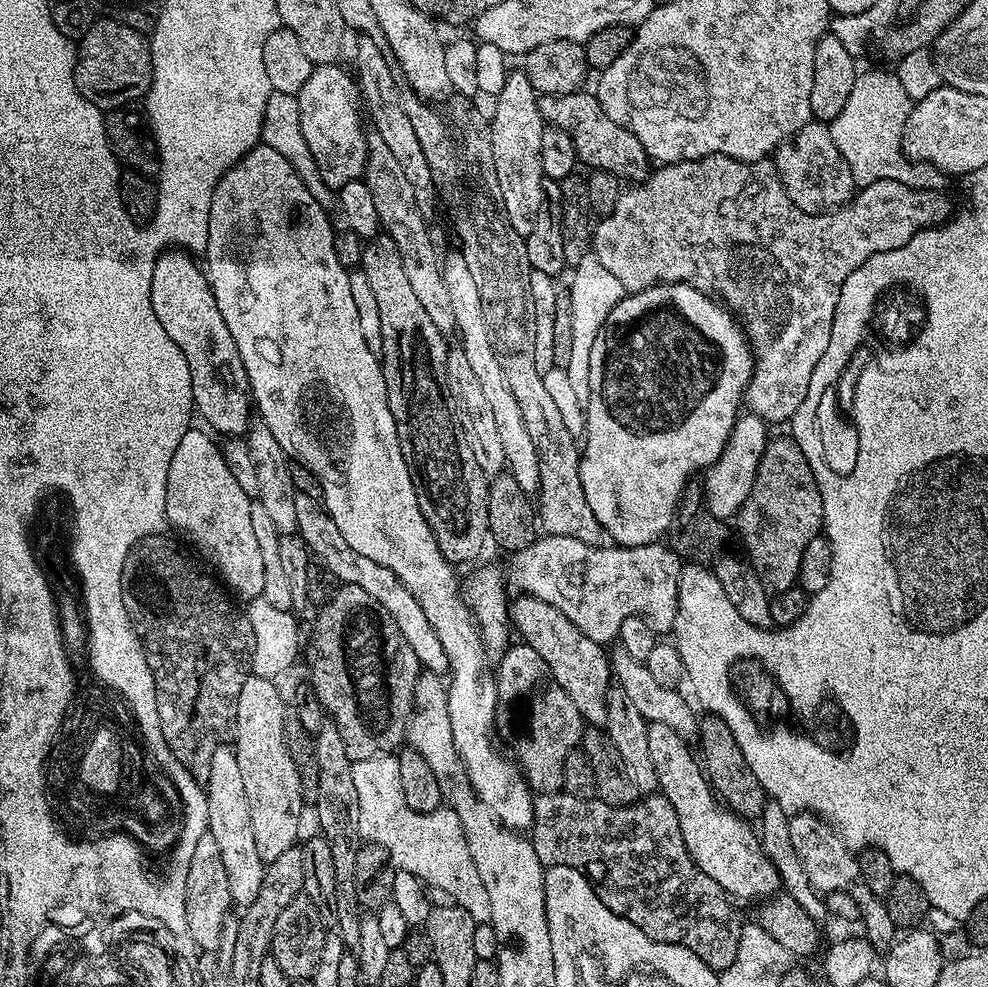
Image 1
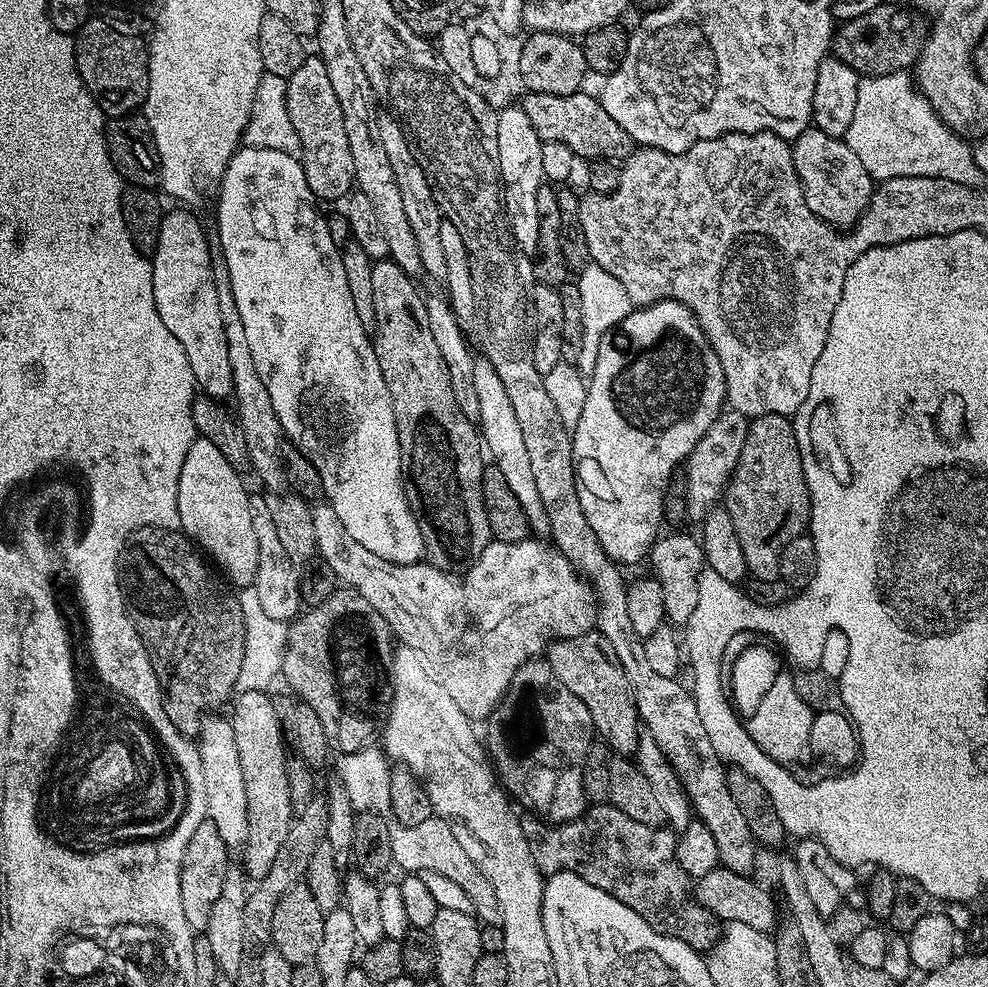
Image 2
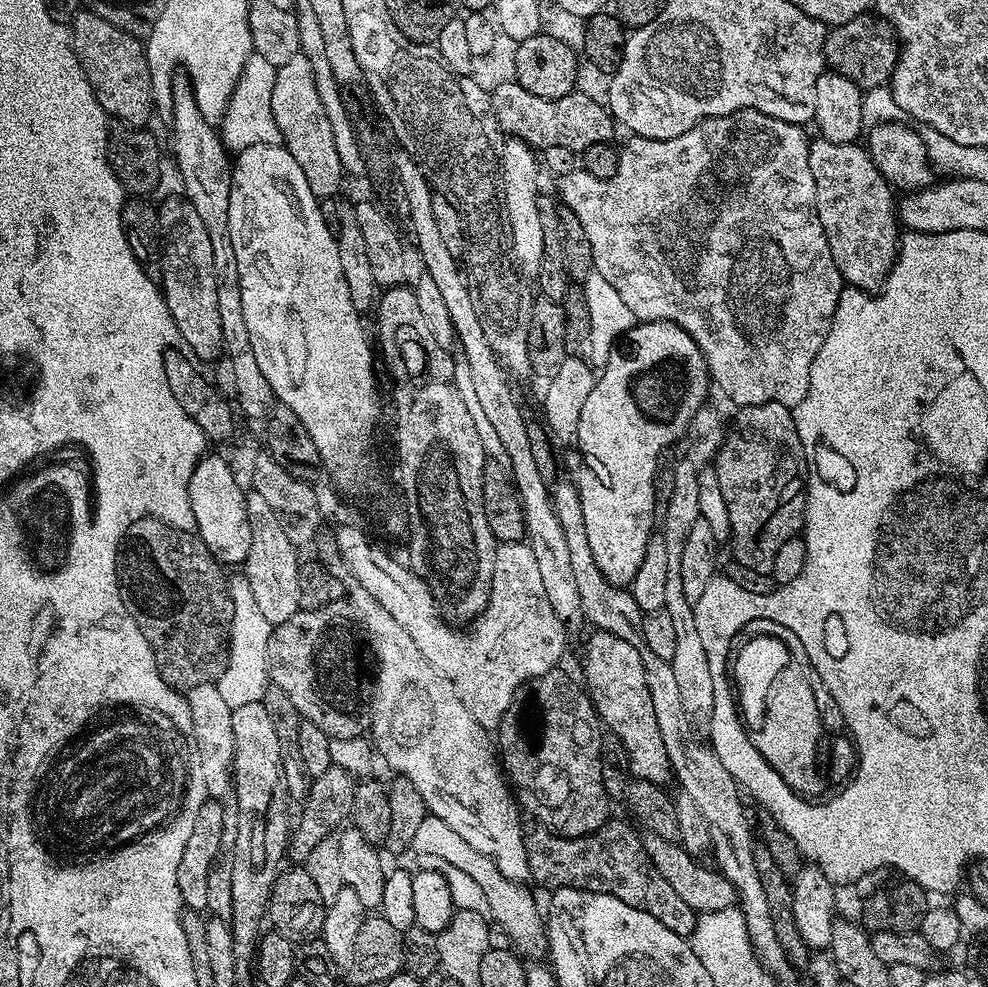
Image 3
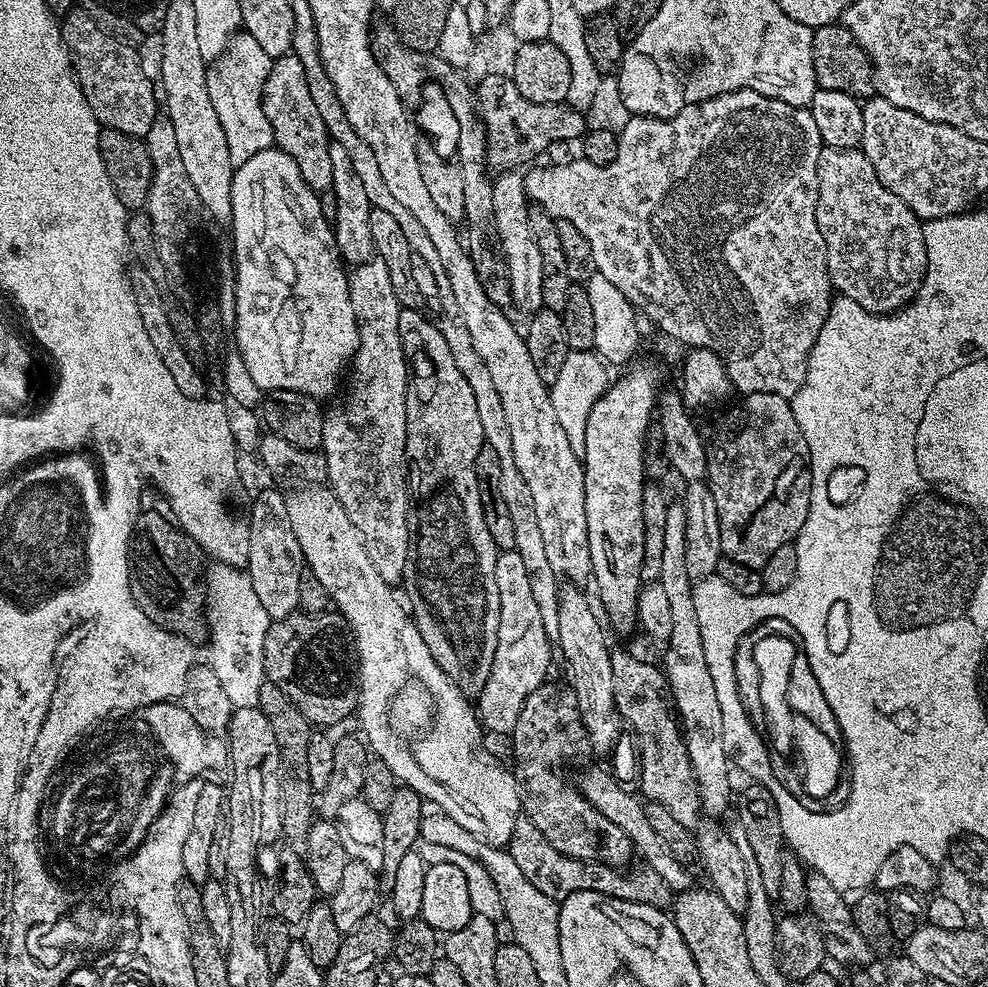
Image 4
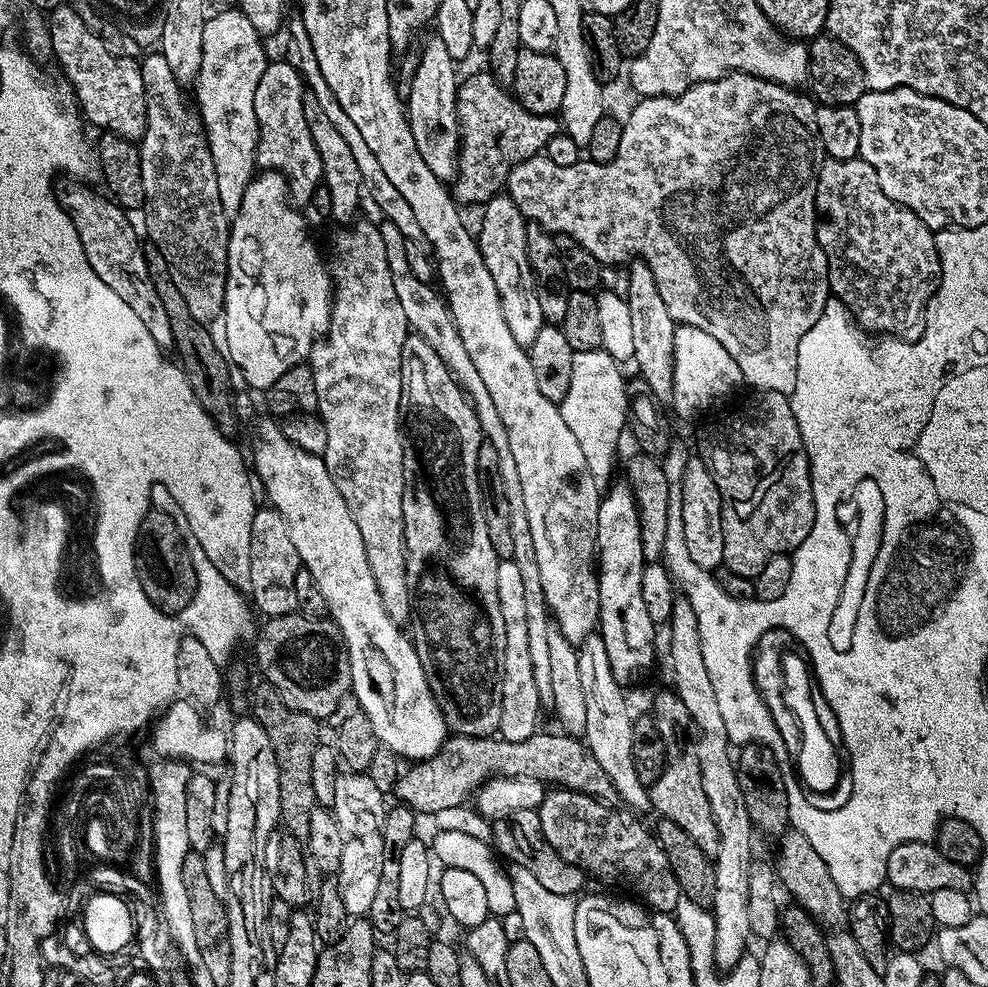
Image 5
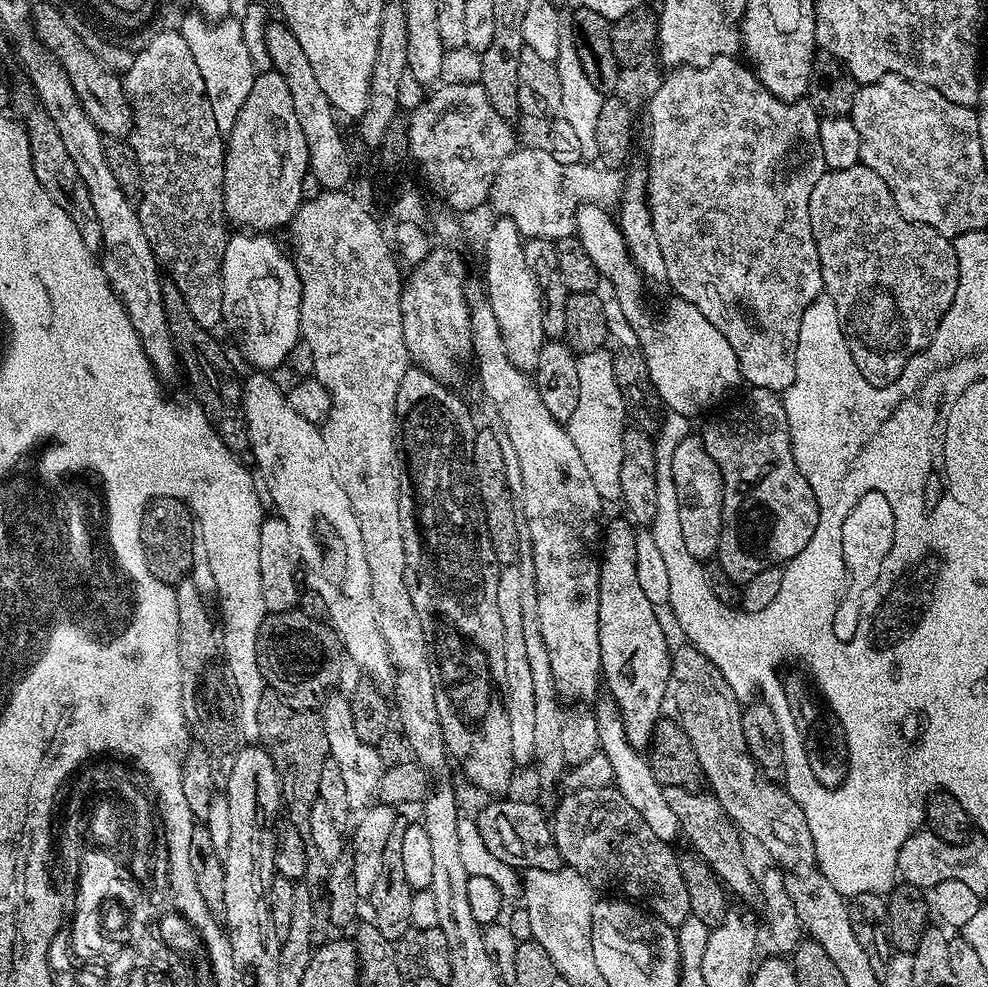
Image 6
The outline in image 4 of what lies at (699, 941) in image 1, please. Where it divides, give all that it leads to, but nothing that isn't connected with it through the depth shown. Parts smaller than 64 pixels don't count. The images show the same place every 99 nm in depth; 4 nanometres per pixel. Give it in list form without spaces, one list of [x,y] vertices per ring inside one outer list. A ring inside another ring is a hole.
[[[523,814],[514,822],[514,834],[510,834],[506,851],[514,858],[514,862],[518,862],[518,870],[522,870],[522,874],[530,878],[532,885],[557,902],[566,899],[570,894],[578,894],[582,890],[606,894],[626,902],[649,904],[662,909],[667,909],[674,900],[672,889],[666,886],[666,882],[662,882],[662,878],[658,878],[658,874],[654,874],[652,868],[639,866],[640,868],[634,869],[633,872],[628,872],[612,868],[608,864],[595,864],[578,858],[570,858],[554,850],[554,846],[546,842],[542,830],[538,830],[538,826],[534,826],[534,822],[530,822]]]

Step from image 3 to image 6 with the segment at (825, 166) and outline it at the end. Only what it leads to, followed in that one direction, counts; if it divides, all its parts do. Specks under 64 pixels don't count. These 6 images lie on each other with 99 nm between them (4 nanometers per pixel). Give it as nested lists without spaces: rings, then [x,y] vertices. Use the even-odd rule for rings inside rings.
[[[862,163],[850,166],[846,170],[825,170],[822,178],[814,182],[814,191],[810,194],[810,230],[814,234],[814,242],[818,246],[818,262],[822,266],[822,282],[824,292],[830,298],[834,298],[834,306],[838,310],[838,322],[840,329],[844,331],[844,337],[848,343],[850,354],[854,358],[854,366],[876,388],[884,388],[887,384],[893,384],[902,374],[906,362],[914,355],[923,350],[934,338],[936,328],[940,325],[941,318],[950,310],[950,302],[954,302],[954,294],[958,290],[958,260],[954,254],[954,246],[949,237],[938,234],[925,224],[915,224],[912,220],[906,219],[898,210],[886,182],[874,174]]]

